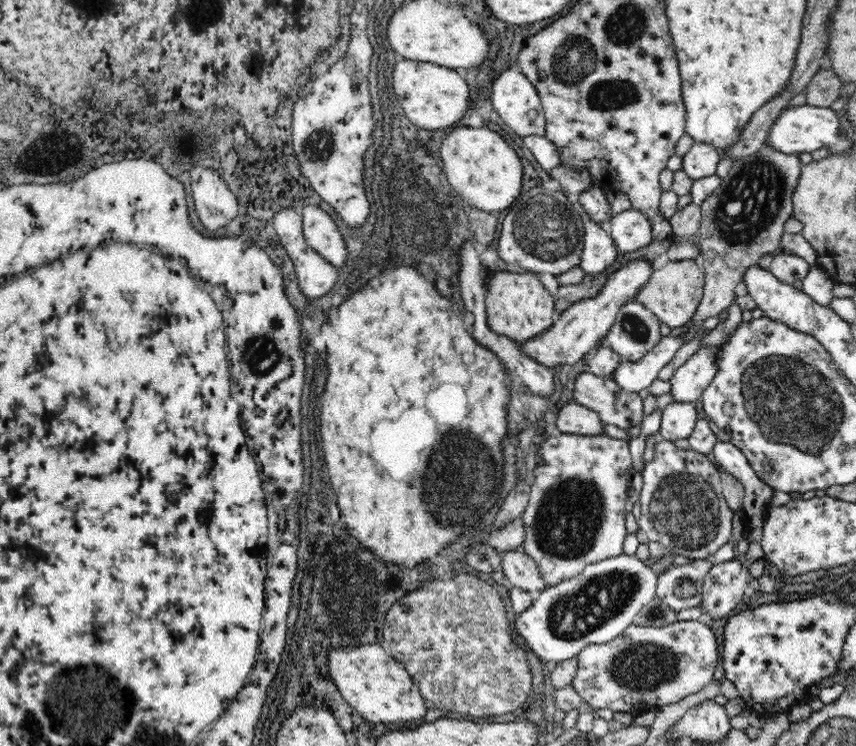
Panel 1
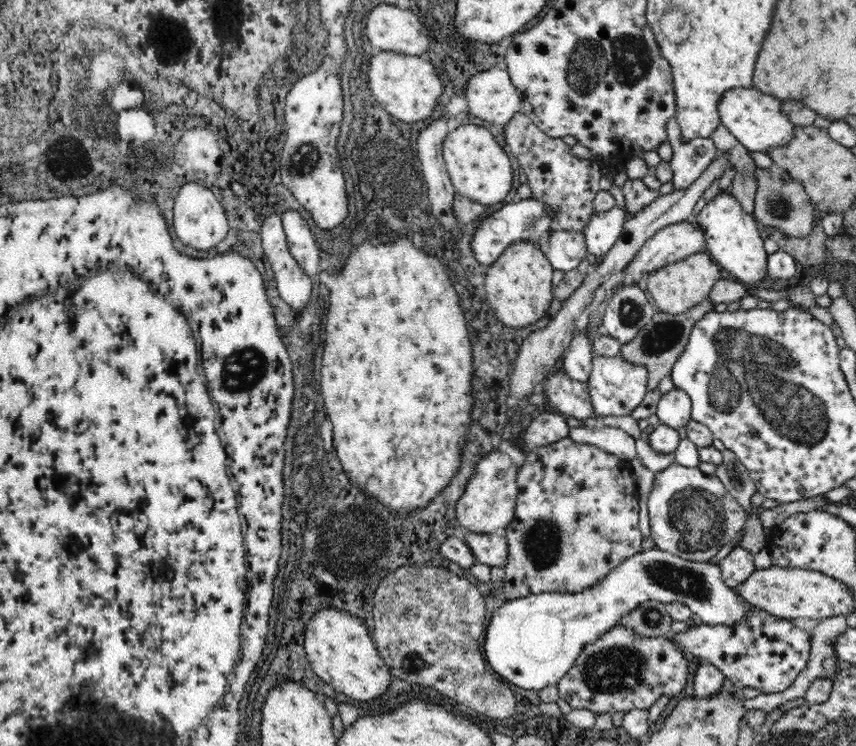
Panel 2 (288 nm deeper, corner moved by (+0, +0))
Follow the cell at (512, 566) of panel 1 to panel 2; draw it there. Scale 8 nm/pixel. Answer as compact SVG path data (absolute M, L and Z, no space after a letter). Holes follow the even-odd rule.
M466 532L464 536L464 544L470 546L470 550L476 556L478 564L486 564L486 566L506 566L508 560L508 542L504 538L504 534L474 534L474 532Z

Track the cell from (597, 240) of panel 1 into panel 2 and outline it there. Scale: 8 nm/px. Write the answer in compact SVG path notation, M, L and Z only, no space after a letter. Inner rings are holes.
M552 230L546 256L552 262L554 270L570 272L582 264L586 254L588 254L588 248L586 248L584 232Z

